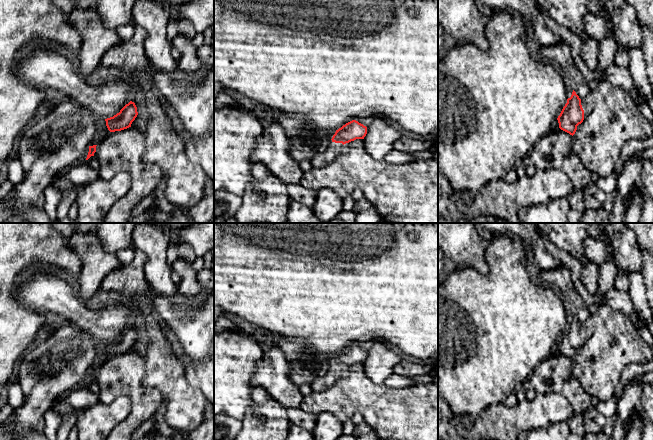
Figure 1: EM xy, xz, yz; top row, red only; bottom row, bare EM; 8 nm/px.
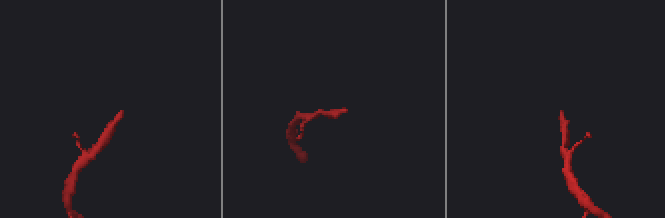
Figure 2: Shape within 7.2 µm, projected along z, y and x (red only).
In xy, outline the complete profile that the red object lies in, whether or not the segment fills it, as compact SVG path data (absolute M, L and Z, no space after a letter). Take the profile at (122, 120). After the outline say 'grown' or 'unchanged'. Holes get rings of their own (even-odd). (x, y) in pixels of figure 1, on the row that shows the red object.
M130 101L119 113L113 117L105 119L106 126L110 132L121 131L131 127L132 122L137 117L137 107L134 102Z; unchanged

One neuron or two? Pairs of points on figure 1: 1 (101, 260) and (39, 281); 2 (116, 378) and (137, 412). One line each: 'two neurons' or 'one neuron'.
1: two neurons
2: one neuron

